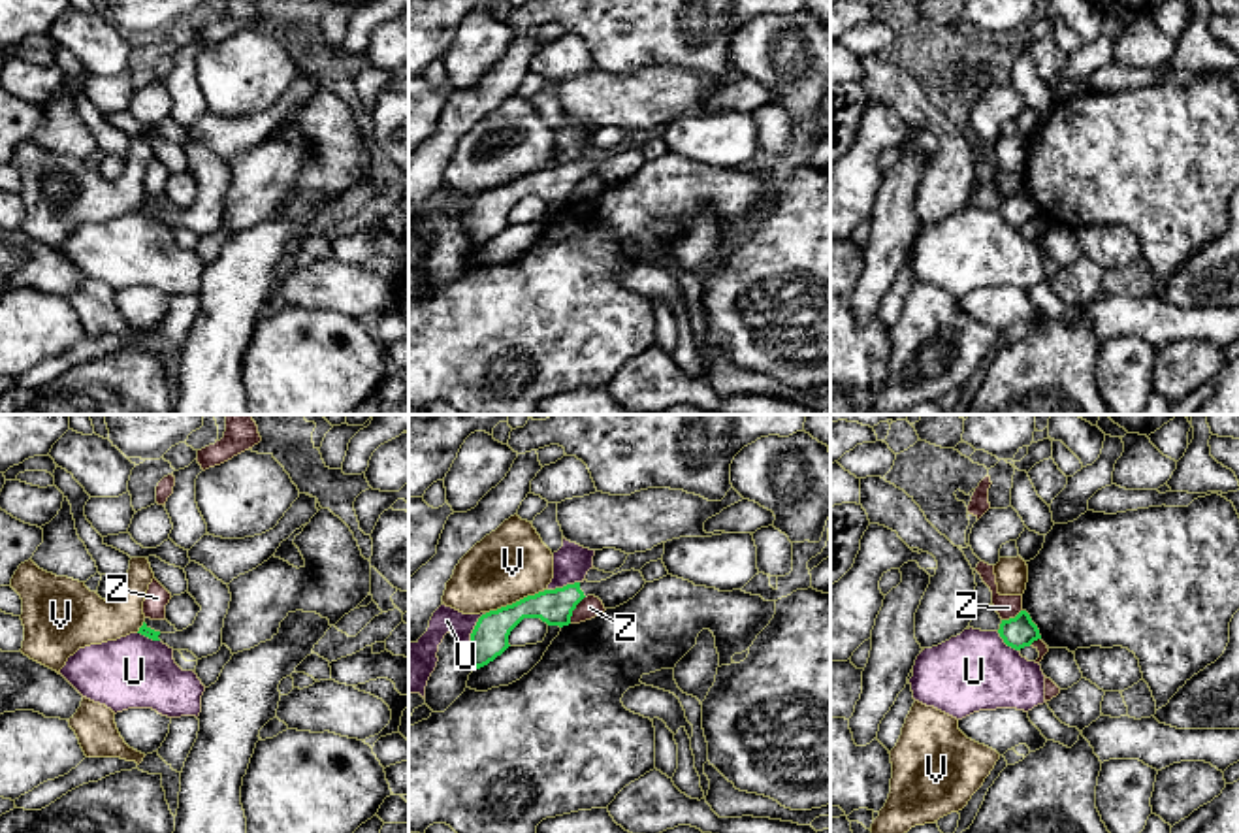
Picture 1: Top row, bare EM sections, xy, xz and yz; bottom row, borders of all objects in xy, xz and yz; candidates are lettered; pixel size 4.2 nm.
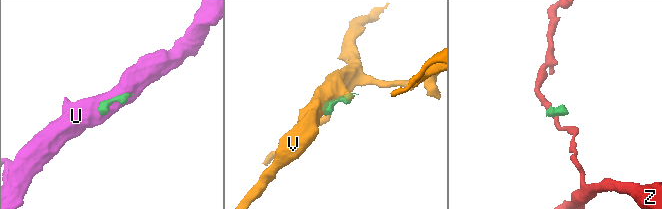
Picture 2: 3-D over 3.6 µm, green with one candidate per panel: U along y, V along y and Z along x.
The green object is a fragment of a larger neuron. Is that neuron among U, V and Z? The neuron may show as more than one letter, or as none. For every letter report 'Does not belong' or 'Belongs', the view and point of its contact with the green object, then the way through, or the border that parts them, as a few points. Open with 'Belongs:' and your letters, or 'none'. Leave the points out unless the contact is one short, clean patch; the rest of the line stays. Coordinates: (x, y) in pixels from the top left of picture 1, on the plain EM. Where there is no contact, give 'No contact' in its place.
Belongs: none
U: Does not belong. Touches green at xz (471, 217)
V: Does not belong. Touches green at xz (513, 181). Boundary: xz (541, 168), (486, 191)
Z: Does not belong. Touches green at xz (575, 185). Boundary: xz (584, 174), (569, 200)

